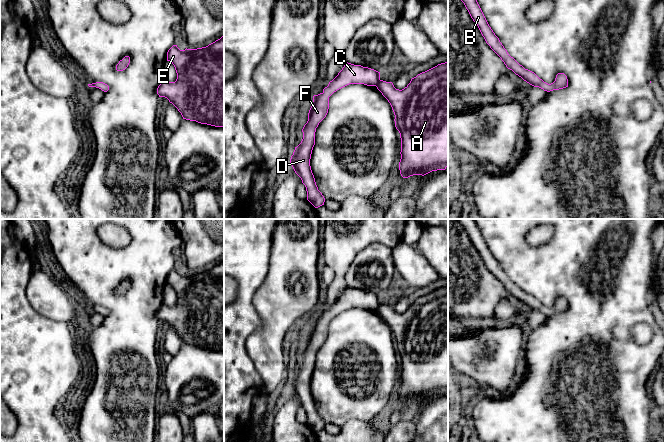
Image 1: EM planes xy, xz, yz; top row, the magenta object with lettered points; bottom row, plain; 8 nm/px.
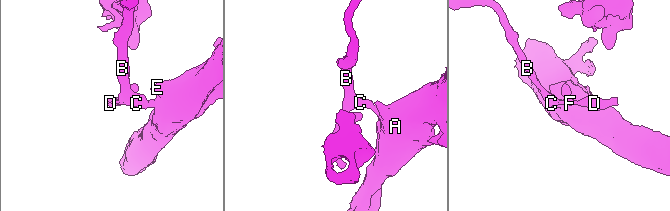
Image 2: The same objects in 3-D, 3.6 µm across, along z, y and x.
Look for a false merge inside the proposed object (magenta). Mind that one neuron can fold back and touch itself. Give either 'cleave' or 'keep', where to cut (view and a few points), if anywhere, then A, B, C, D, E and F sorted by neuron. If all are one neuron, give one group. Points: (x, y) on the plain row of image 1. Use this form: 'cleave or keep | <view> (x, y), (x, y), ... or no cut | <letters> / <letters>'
keep | no cut | A B C D E F

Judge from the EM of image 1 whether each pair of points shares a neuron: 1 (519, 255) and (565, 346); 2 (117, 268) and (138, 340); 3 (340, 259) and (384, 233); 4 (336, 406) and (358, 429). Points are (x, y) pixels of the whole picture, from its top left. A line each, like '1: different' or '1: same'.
1: same
2: same
3: same
4: different

